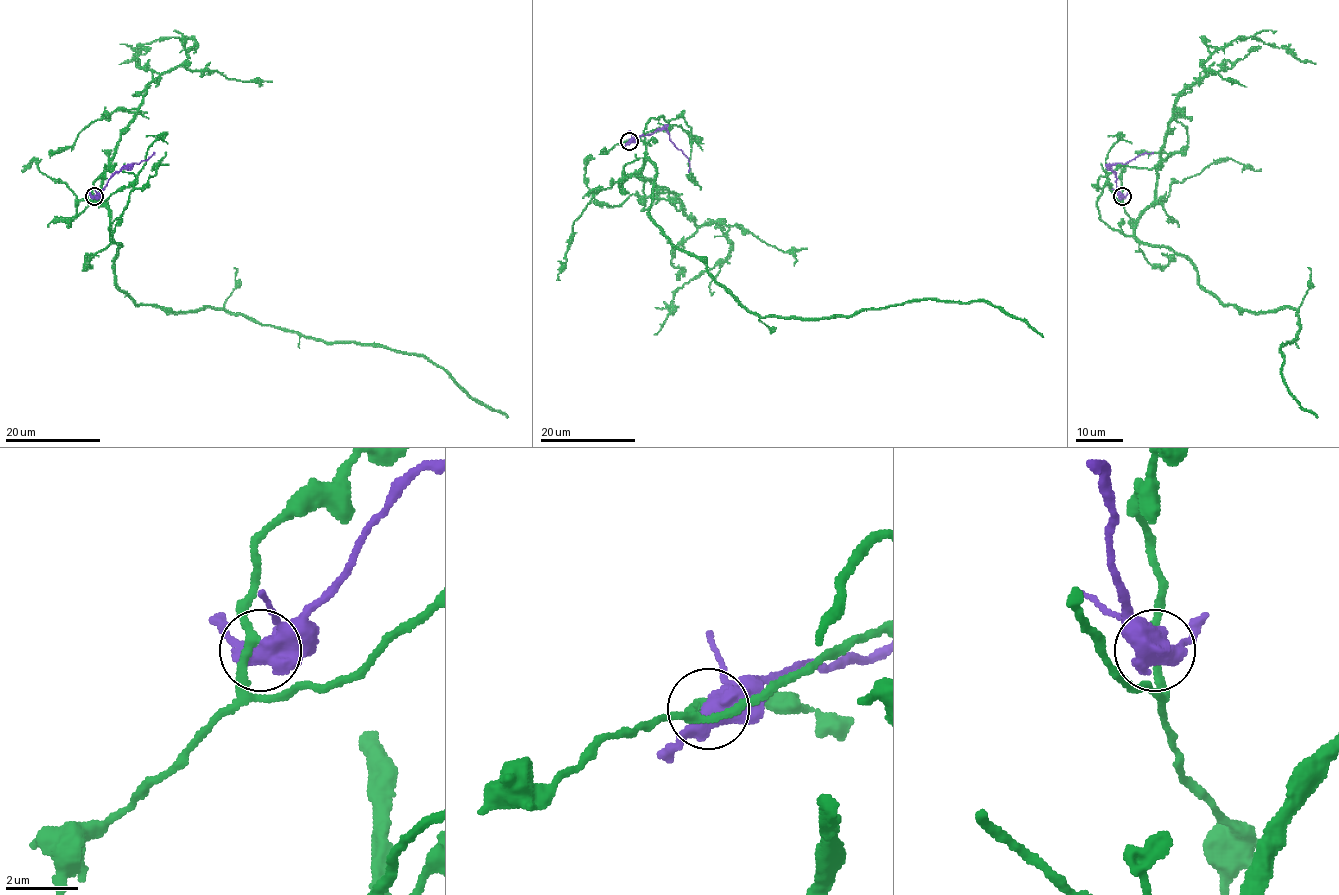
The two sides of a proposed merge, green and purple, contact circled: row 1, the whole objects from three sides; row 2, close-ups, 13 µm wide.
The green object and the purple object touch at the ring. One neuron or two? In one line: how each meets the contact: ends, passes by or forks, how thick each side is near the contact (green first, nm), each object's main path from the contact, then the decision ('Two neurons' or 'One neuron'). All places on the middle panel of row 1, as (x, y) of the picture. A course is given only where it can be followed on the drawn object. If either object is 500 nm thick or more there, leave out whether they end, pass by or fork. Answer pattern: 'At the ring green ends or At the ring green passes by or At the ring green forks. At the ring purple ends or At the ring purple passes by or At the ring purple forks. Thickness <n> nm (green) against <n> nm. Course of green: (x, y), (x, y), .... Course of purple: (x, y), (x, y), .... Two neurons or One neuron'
At the ring green passes by. At the ring purple forks. Thickness 240 nm (green) against 480 nm. Course of green: (629, 140), (668, 122), (651, 118), (644, 130), (656, 180), (649, 217), (762, 317), (985, 300), (1043, 337). Course of purple: (629, 141), (664, 129), (669, 140), (688, 159), (688, 172). Two neurons

